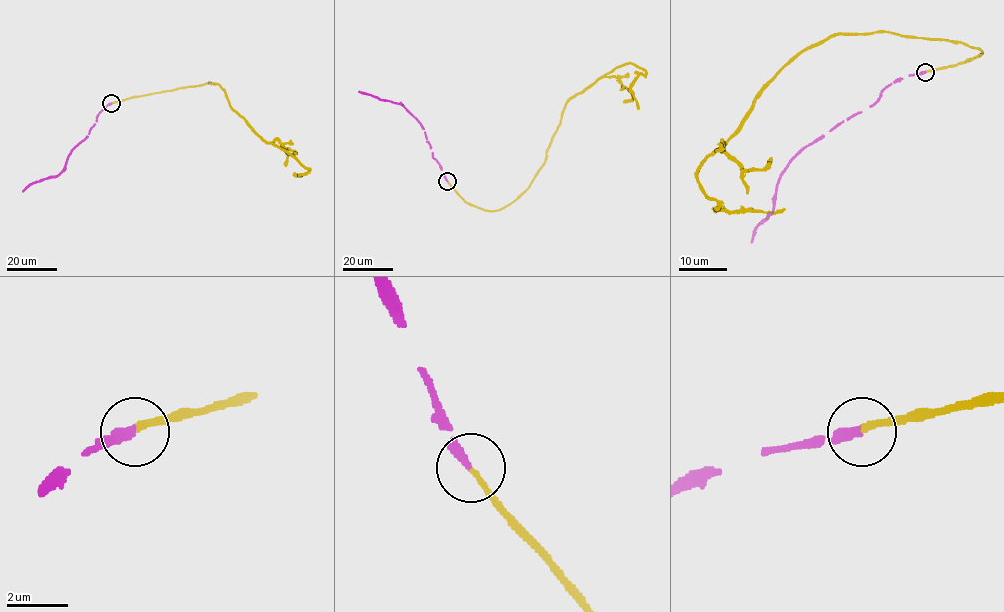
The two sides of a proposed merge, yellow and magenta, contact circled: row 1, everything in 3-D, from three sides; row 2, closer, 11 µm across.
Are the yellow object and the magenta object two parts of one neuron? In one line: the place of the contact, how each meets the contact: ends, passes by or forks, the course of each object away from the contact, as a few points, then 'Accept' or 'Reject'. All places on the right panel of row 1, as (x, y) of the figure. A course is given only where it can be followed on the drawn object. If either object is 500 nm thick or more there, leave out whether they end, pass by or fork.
Place: (925, 72). At the ring yellow ends. At the ring magenta ends. Course of yellow: (924, 72), (982, 51), (884, 32), (835, 33), (797, 53), (697, 169), (697, 182), (718, 208), (784, 208). Course of magenta: (924, 72), (894, 80), (870, 107), (806, 146), (782, 173), (773, 210), (756, 228), (752, 242). Accept

